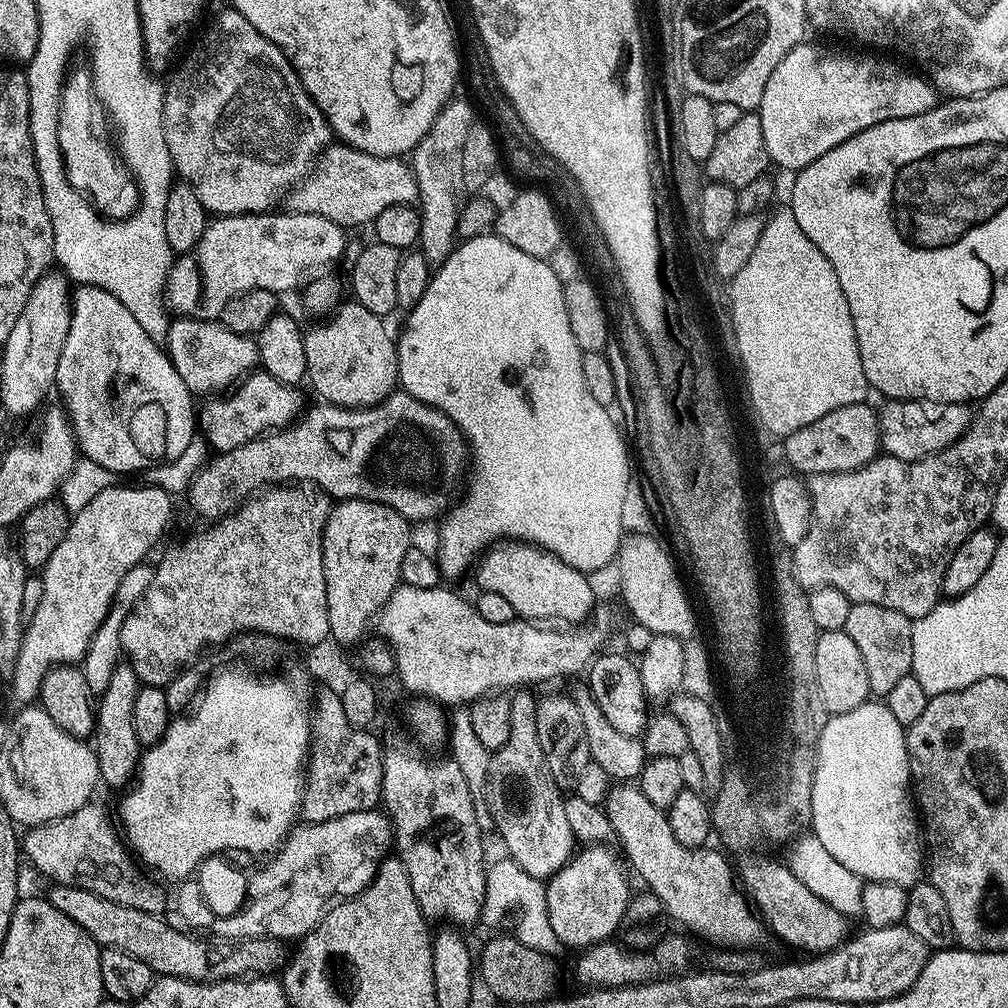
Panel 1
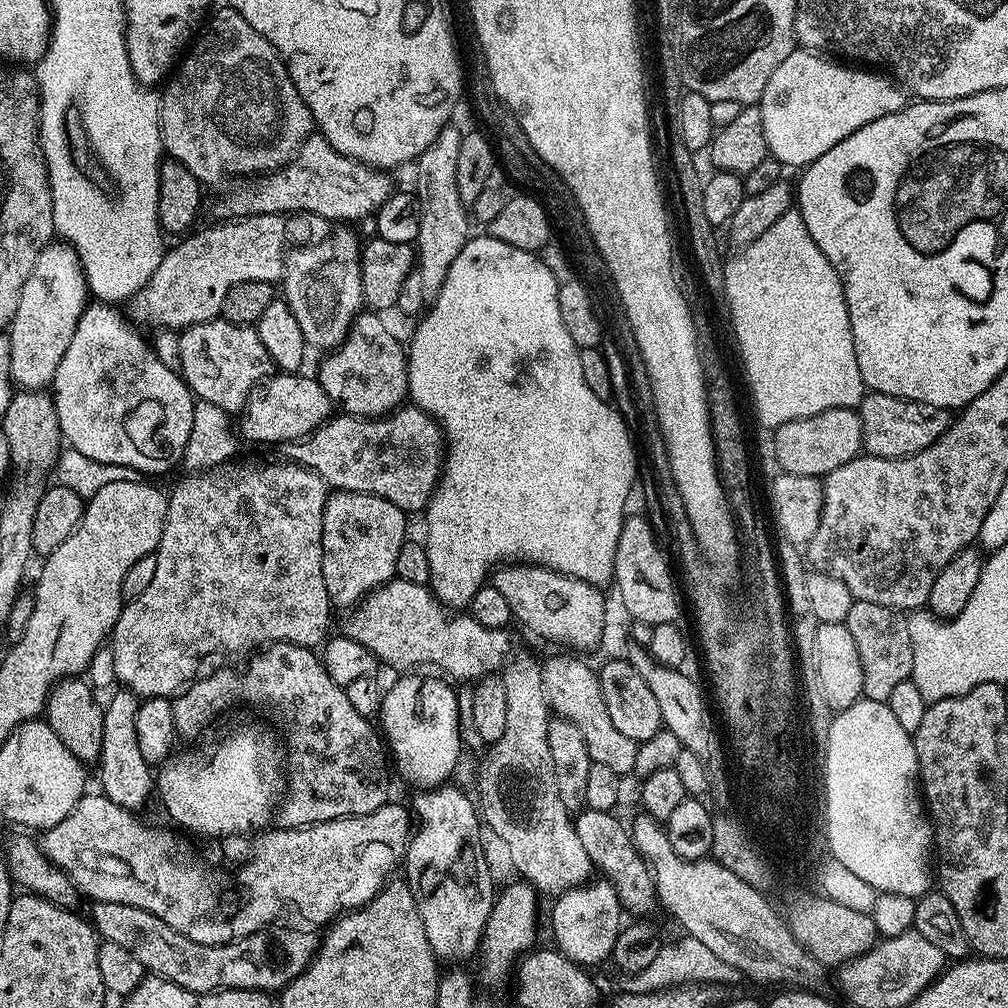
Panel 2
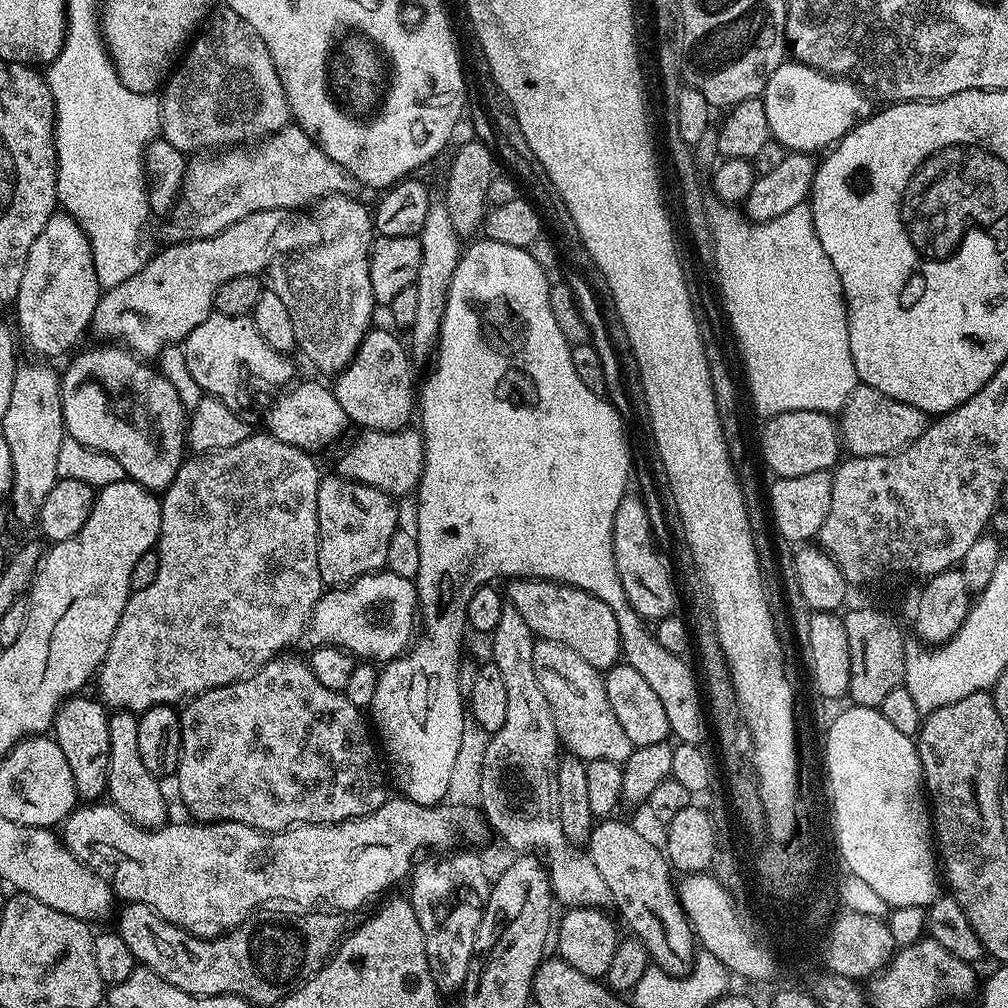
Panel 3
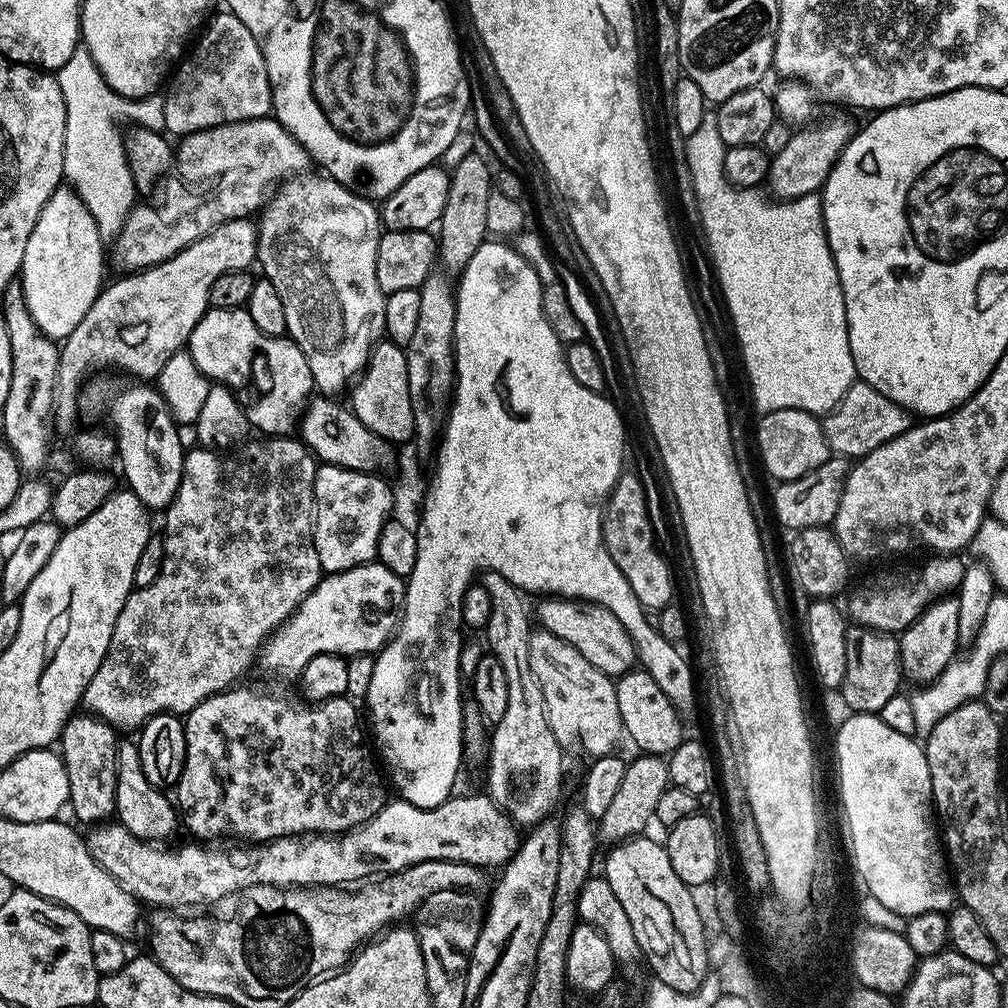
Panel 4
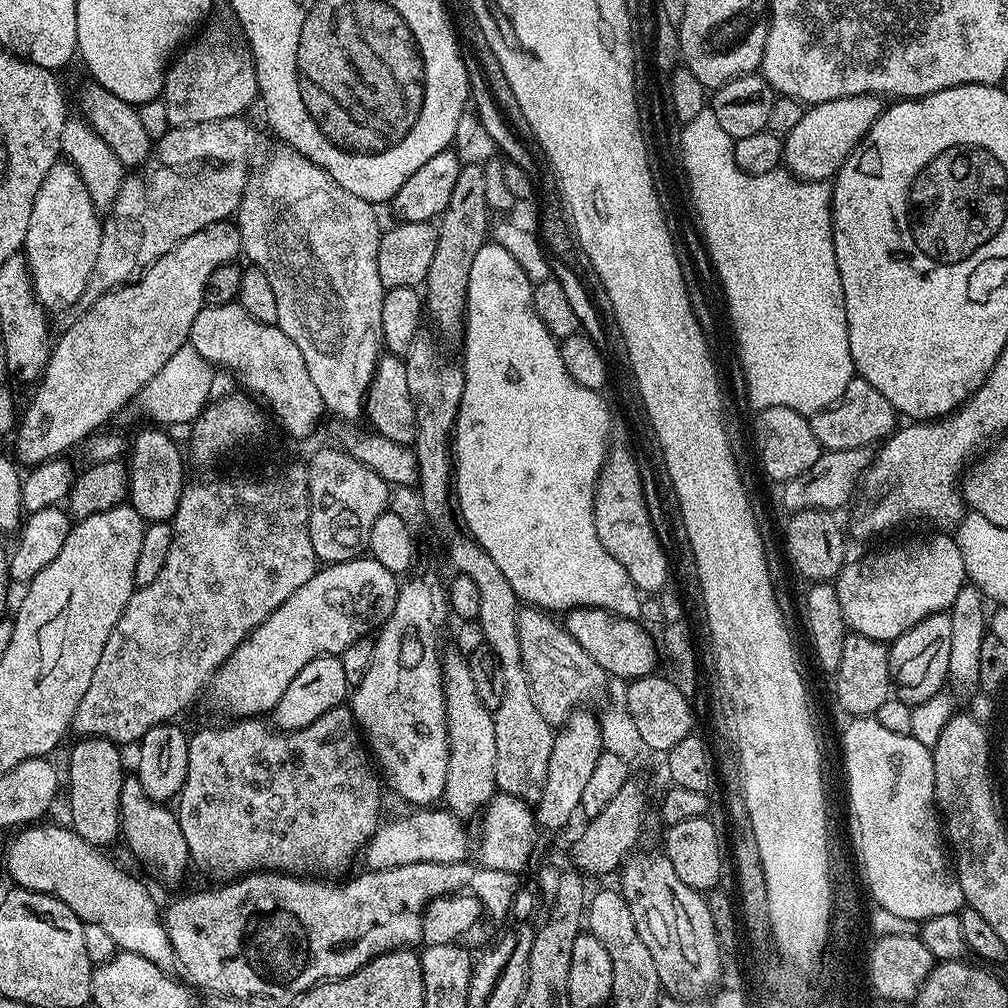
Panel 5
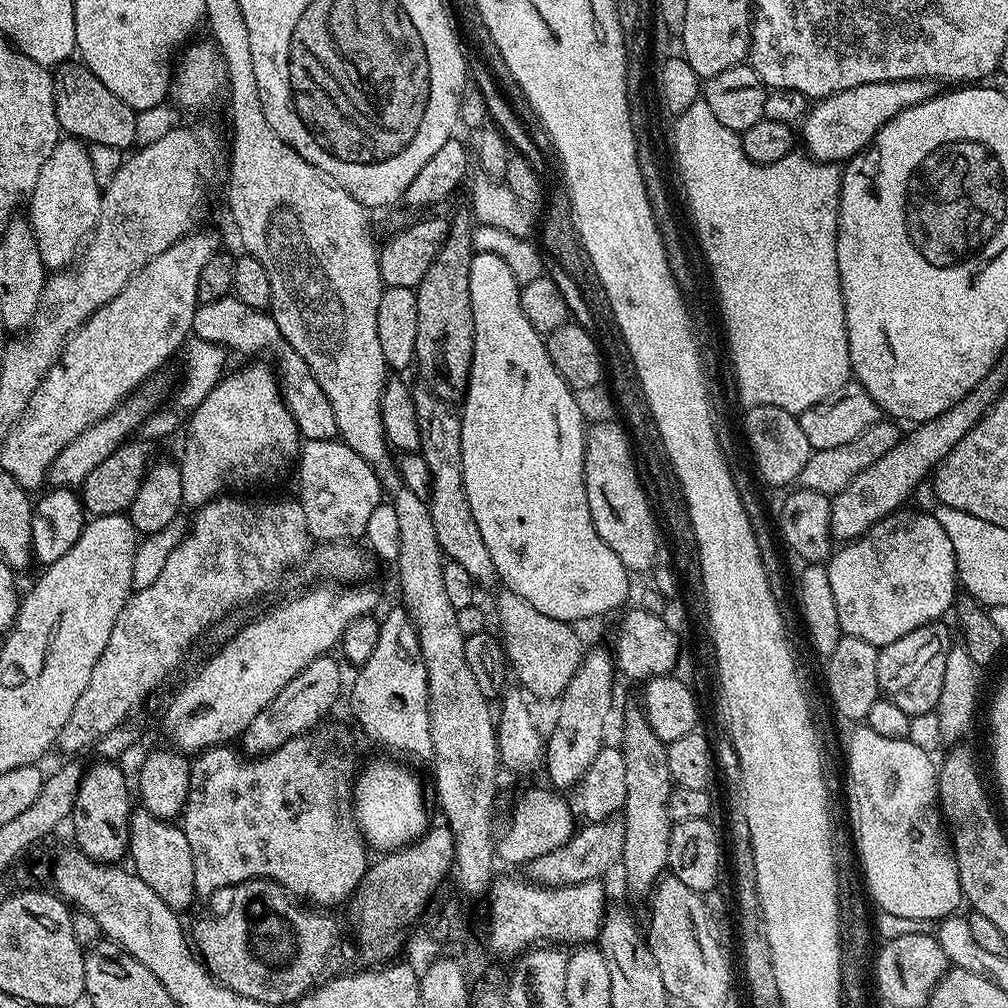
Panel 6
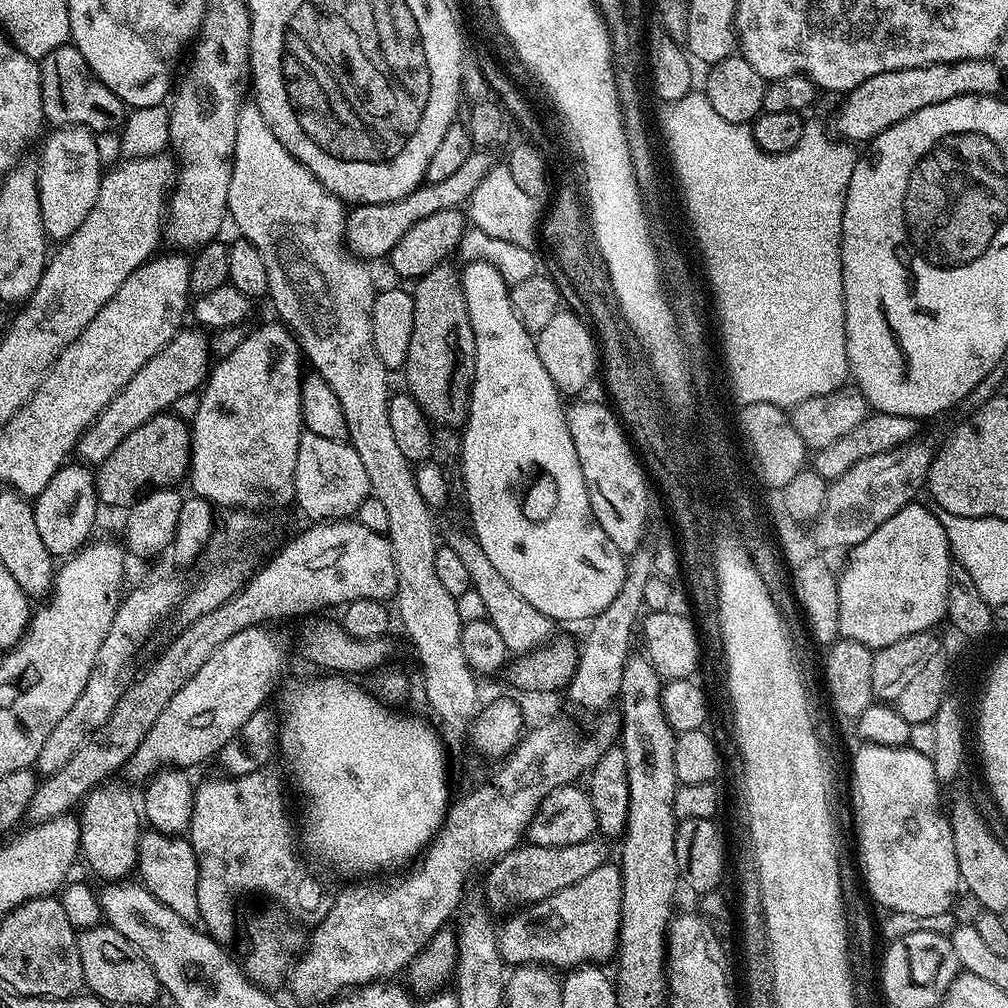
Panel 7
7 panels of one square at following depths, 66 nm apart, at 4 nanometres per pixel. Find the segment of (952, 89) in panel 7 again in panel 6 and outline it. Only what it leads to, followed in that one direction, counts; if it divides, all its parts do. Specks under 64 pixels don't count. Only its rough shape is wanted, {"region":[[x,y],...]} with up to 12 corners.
{"region":[[934,80],[866,82],[817,99],[807,155],[847,162]]}

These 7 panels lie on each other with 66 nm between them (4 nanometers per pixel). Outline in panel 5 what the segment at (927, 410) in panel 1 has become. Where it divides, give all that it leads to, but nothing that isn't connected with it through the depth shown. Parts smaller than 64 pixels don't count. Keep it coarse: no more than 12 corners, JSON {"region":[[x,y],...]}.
{"region":[[853,375],[810,419],[824,450],[866,448],[898,427],[896,408]]}

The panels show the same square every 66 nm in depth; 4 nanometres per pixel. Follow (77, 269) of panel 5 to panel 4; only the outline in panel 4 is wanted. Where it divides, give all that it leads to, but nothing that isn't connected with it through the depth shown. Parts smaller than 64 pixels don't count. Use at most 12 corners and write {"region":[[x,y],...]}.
{"region":[[57,188],[18,277],[42,334],[62,342],[106,284],[106,242]]}

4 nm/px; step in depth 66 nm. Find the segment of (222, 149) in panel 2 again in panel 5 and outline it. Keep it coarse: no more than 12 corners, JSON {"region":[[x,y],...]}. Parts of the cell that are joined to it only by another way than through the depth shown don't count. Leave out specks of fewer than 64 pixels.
{"region":[[207,28],[169,63],[169,125],[244,116],[253,61]]}

